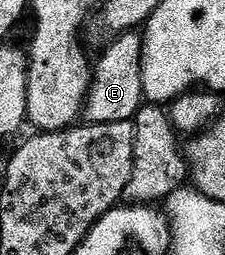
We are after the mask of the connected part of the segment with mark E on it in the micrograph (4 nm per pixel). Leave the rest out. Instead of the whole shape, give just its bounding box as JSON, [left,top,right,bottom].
[84,30,144,123]

